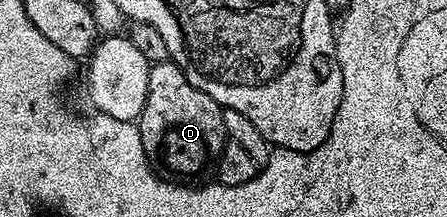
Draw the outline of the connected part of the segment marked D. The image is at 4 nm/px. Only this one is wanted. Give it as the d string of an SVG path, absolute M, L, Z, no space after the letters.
M157 62L151 66L149 72L149 88L147 89L147 99L143 105L143 110L139 113L137 125L141 132L141 144L147 153L147 159L151 162L151 168L164 180L195 180L199 173L207 165L219 160L223 155L223 148L229 139L225 132L223 123L224 107L213 100L201 88L197 88L183 75L183 70L176 62Z

